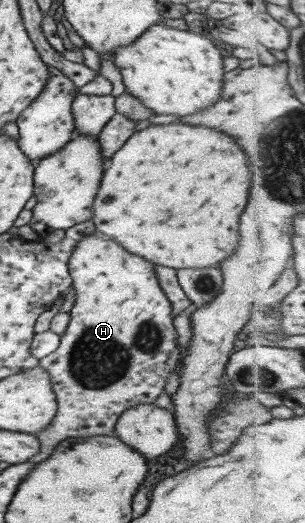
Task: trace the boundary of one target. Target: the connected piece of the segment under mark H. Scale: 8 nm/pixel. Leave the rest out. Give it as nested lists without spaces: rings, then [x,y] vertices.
[[[97,231],[75,243],[69,255],[67,268],[75,301],[66,328],[60,335],[58,346],[38,363],[49,375],[51,389],[56,399],[56,409],[49,427],[39,431],[41,449],[30,457],[29,463],[37,463],[51,455],[51,449],[67,437],[91,437],[114,435],[114,425],[123,411],[137,404],[153,404],[165,387],[169,373],[175,373],[182,363],[175,328],[171,324],[171,306],[159,287],[151,263],[139,259],[115,244],[109,238],[101,239]]]

